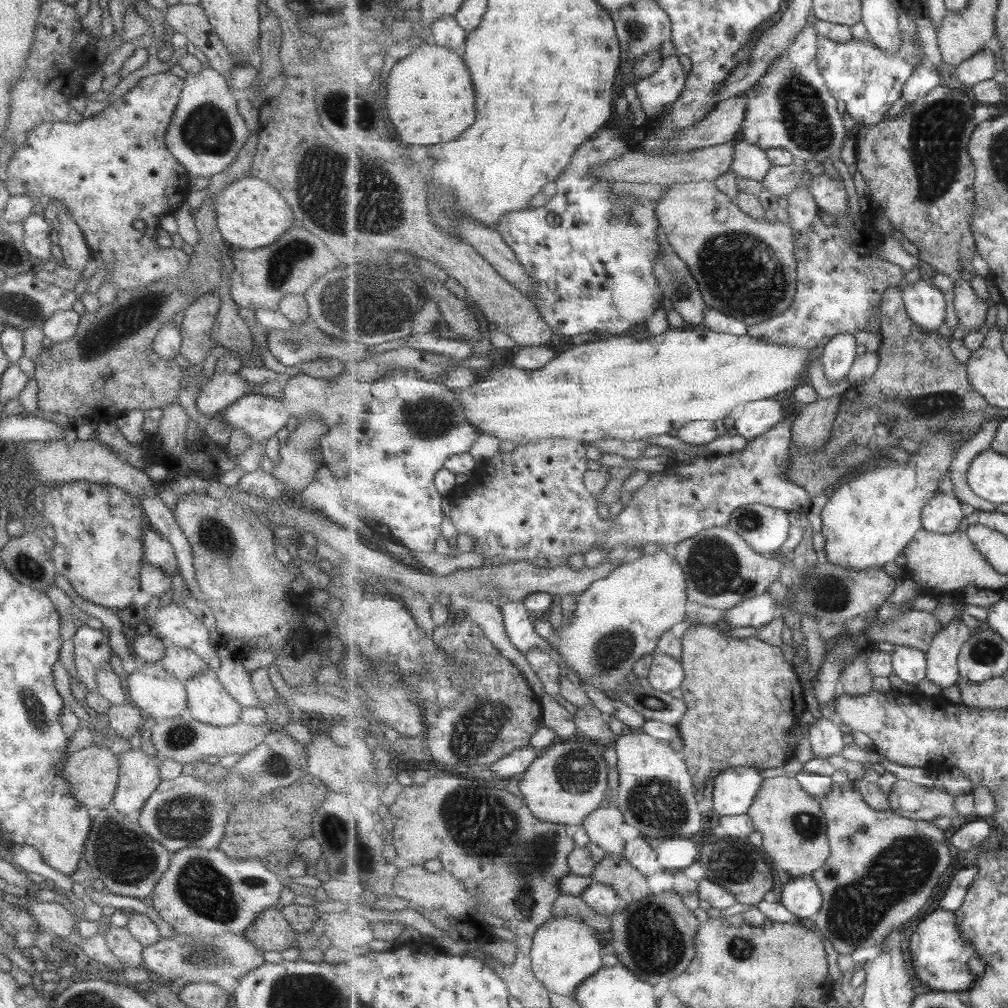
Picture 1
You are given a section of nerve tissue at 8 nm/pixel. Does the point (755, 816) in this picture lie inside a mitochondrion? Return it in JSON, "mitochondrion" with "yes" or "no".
{"mitochondrion":"no"}

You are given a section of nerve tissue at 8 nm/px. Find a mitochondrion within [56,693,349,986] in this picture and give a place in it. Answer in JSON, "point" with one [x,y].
{"point":[209,893]}

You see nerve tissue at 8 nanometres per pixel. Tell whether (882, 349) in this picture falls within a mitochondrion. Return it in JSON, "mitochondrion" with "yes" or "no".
{"mitochondrion":"no"}

